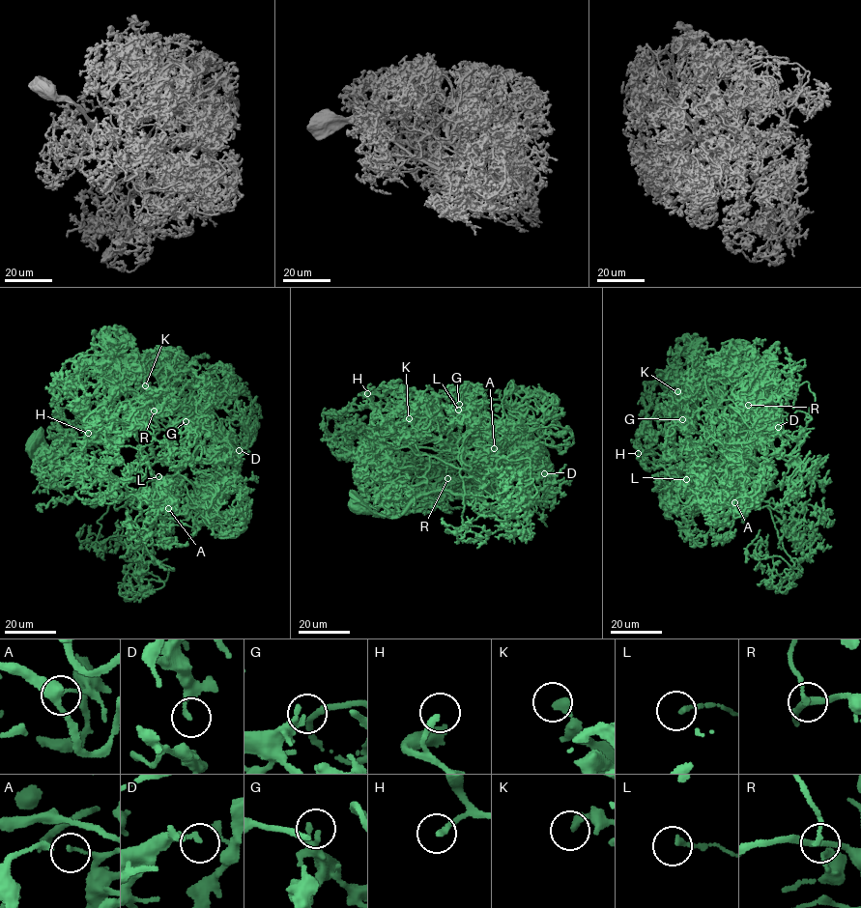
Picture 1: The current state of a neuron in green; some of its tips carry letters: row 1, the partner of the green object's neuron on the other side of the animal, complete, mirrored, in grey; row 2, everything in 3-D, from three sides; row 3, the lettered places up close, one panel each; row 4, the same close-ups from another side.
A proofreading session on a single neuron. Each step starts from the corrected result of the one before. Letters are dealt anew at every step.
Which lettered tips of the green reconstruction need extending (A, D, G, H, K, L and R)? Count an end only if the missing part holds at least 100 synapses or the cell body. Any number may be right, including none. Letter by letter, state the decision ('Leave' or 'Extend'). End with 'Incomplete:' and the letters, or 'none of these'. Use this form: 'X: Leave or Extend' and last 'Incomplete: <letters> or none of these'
A: Leave
D: Leave
G: Leave
H: Leave
K: Leave
L: Leave
R: Leave
Incomplete: none of these

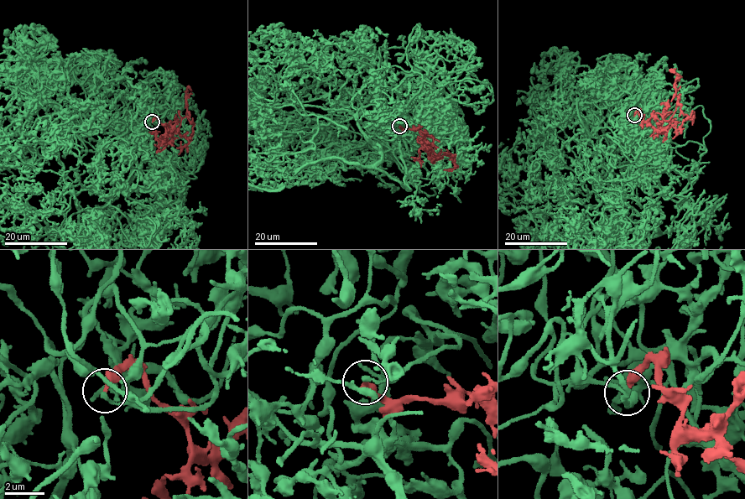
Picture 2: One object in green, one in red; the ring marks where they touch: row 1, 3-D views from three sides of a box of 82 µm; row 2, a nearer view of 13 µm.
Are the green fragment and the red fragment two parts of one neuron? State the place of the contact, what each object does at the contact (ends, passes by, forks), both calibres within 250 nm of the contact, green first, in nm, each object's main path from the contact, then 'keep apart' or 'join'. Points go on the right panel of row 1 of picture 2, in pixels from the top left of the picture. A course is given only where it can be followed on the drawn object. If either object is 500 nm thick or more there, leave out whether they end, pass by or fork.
place (634, 115); green ends; red ends; calibres 200 and 320 nm; course green (634, 116), (622, 116), (641, 113), (686, 175), (696, 212), (650, 236), (634, 224), (645, 210), (616, 195); course red (634, 115), (638, 111), (645, 122), (656, 113), (668, 121), (679, 99), (680, 111), (687, 117), (673, 138); join

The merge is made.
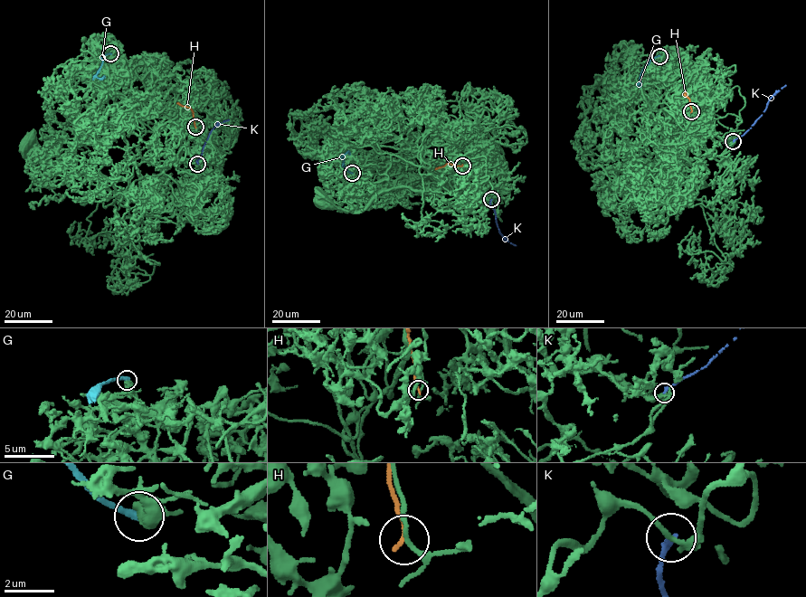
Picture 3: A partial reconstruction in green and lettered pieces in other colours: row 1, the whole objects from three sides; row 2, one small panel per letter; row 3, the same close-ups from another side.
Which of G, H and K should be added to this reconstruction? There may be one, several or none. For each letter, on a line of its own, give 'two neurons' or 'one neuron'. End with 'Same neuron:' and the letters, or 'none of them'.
G: two neurons
H: two neurons
K: two neurons
Same neuron: none of them

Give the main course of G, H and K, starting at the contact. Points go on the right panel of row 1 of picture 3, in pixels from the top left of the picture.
G: (659, 56), (645, 65), (640, 80)
H: (691, 111), (685, 91)
K: (733, 141), (749, 129), (762, 114), (770, 98), (785, 85)

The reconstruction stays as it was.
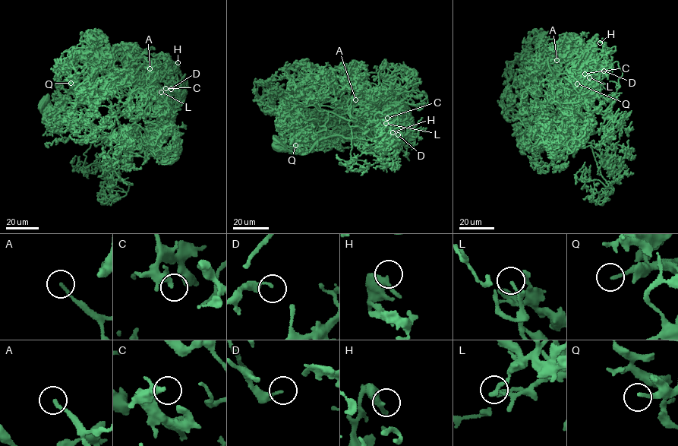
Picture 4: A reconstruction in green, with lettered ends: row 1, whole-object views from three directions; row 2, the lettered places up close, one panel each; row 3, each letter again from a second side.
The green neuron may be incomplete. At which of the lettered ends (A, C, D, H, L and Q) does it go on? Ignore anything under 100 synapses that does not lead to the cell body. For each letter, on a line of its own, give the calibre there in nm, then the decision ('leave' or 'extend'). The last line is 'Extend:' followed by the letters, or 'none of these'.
A: 150 nm thick; extend
C: 240 nm thick; leave
D: 100 nm thick; leave
H: 340 nm thick; leave
L: 110 nm thick; leave
Q: 160 nm thick; extend
Extend: A, Q

